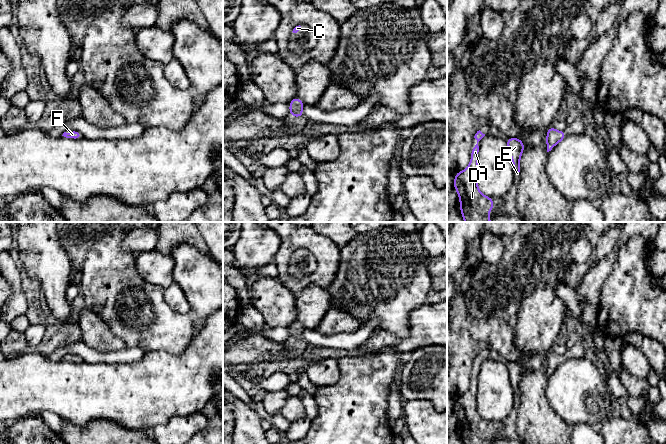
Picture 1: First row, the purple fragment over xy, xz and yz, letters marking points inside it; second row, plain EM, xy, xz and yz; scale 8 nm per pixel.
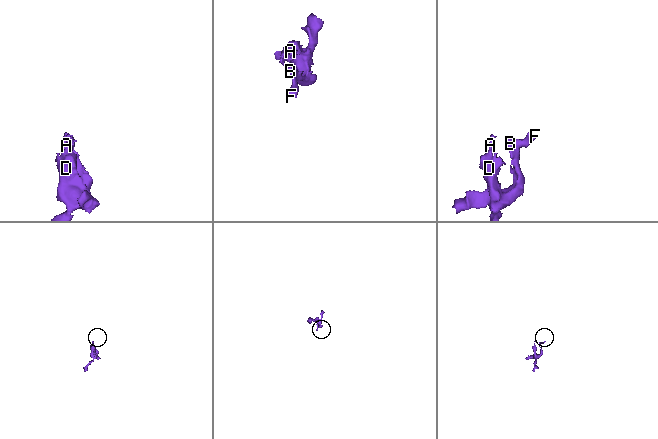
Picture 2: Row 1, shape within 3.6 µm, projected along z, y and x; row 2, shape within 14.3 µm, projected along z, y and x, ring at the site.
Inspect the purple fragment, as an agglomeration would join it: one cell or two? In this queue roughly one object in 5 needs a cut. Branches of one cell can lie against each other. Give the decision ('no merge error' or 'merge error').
no merge error

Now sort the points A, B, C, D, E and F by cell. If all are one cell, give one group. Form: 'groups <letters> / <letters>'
groups A B C D E F

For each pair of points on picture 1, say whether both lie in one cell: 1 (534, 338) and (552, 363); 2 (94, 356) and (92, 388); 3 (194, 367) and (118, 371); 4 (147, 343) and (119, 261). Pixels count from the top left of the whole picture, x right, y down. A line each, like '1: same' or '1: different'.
1: different
2: different
3: same
4: same

